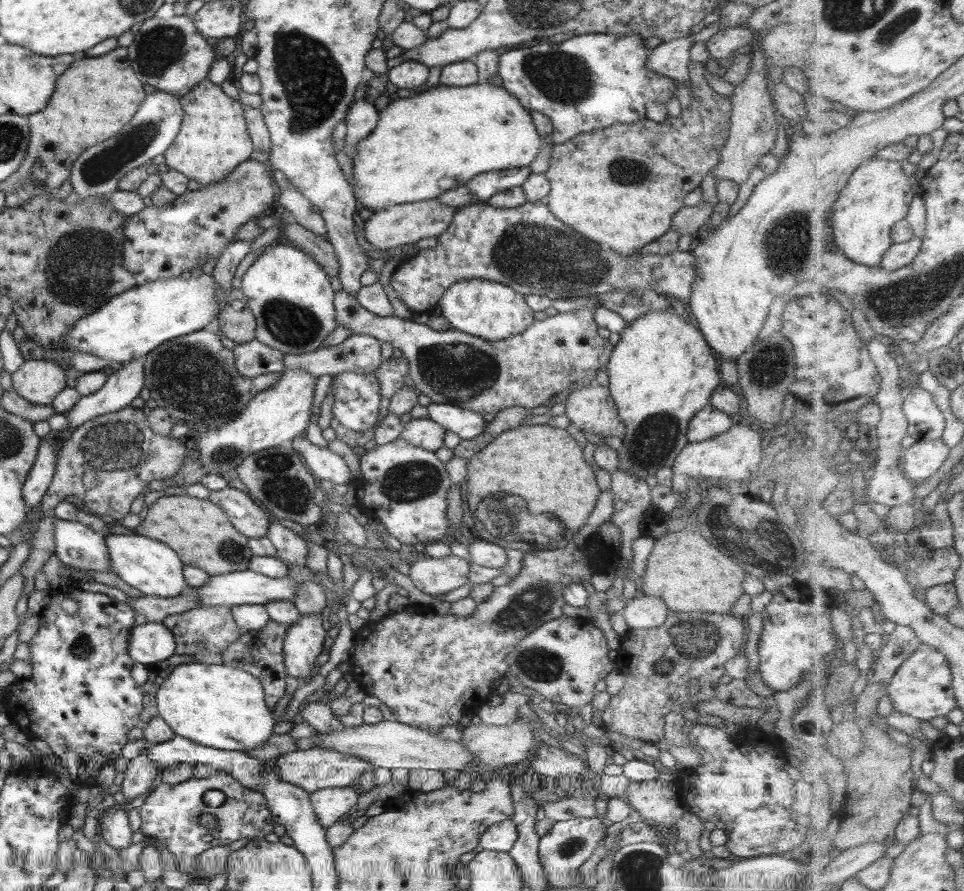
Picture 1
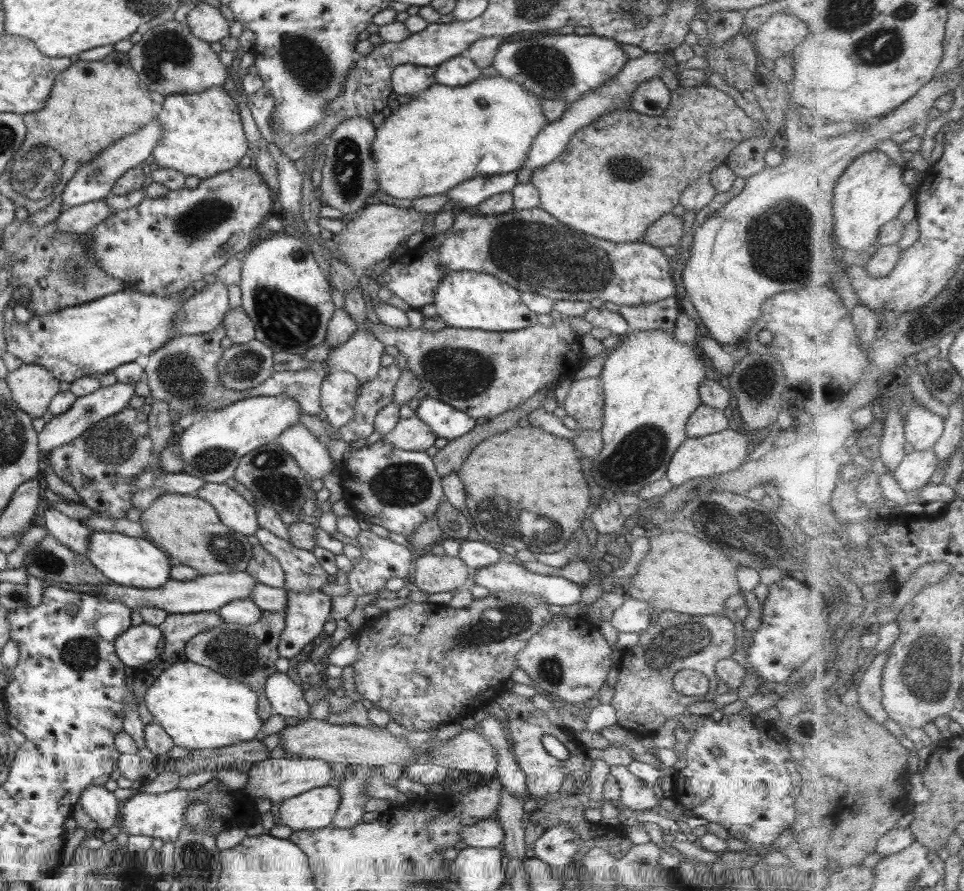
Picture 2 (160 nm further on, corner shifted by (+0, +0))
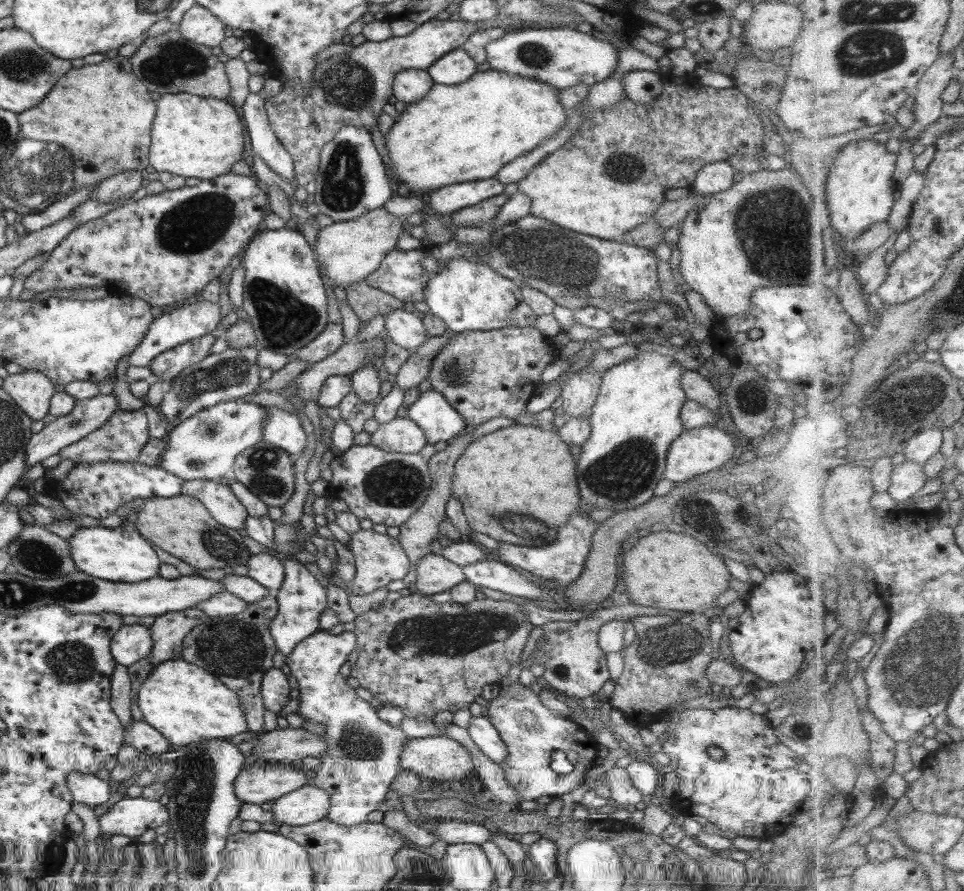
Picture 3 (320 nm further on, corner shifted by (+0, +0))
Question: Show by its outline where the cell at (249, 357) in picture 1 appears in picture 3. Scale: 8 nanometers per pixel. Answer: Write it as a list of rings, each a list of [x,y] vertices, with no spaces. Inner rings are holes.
[[[248,346],[247,348],[227,348],[219,354],[208,354],[201,360],[194,362],[191,367],[185,367],[179,374],[170,380],[169,384],[165,384],[163,397],[155,410],[164,419],[169,428],[174,427],[176,424],[183,422],[188,416],[207,408],[208,406],[217,404],[223,401],[235,401],[241,397],[252,394],[258,382],[265,375],[263,371],[255,364],[256,346]]]

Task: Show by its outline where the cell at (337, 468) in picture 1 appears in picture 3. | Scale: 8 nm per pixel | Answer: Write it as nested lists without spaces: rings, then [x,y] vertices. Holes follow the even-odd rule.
[[[271,405],[264,406],[264,411],[262,439],[296,459],[307,444],[297,415]]]

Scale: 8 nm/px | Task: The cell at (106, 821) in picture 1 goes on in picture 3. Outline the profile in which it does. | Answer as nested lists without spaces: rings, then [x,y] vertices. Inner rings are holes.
[[[77,771],[66,772],[66,787],[74,802],[82,803],[92,810],[106,802],[111,788],[108,781],[95,777],[95,774]]]

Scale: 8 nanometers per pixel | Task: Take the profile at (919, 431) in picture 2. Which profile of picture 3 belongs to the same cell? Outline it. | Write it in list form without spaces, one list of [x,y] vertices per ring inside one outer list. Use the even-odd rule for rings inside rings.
[[[928,426],[909,441],[903,454],[906,460],[925,465],[929,459],[933,458],[933,455],[941,450],[941,444],[943,444],[941,429],[936,426]]]

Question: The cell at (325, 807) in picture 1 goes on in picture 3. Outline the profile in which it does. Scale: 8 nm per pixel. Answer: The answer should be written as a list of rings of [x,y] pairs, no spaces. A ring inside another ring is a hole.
[[[303,786],[274,800],[271,816],[277,824],[299,826],[325,819],[329,795],[320,788]]]

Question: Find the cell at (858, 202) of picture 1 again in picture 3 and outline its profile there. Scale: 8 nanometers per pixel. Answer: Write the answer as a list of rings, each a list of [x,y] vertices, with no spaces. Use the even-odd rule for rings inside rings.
[[[870,137],[854,140],[847,138],[840,143],[840,149],[835,149],[824,164],[823,188],[827,194],[828,208],[830,209],[832,224],[835,230],[850,244],[851,240],[859,238],[870,226],[876,222],[885,222],[891,214],[891,208],[895,204],[895,190],[899,183],[893,180],[895,174],[895,162],[897,153],[889,152],[884,144],[878,143]]]

